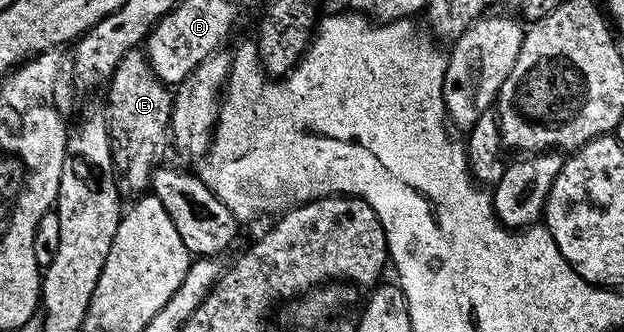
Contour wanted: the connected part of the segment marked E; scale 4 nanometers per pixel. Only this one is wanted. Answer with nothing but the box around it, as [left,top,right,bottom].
[105,48,173,196]

